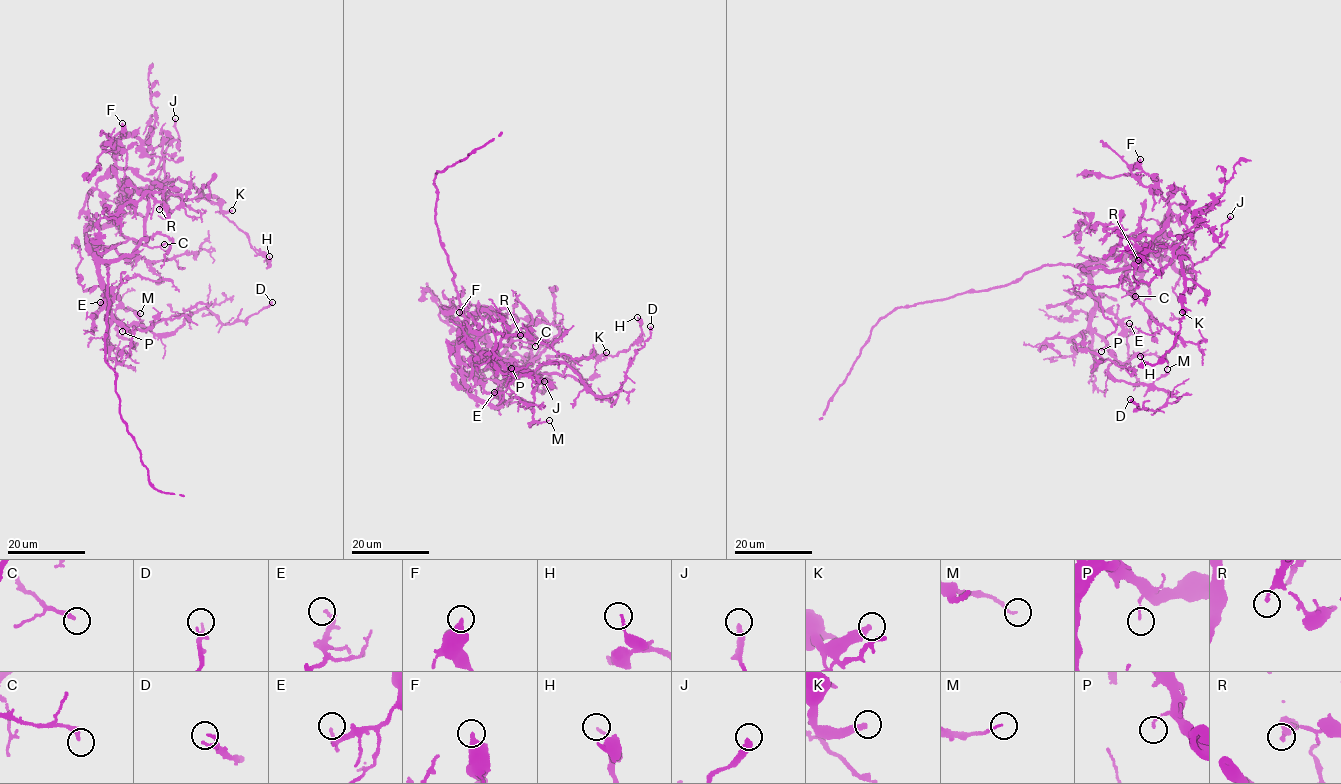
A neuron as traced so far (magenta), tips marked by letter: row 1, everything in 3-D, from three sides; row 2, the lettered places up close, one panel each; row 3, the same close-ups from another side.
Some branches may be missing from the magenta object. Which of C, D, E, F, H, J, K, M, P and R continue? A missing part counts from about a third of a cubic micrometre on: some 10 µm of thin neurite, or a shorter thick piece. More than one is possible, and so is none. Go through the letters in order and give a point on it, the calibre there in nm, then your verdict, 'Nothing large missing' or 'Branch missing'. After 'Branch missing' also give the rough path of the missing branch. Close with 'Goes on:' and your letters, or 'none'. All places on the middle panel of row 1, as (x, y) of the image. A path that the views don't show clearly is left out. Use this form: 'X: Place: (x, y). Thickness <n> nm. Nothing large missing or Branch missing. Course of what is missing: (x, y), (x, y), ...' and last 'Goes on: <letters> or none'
C: Place: (535, 346). Thickness 260 nm. Nothing large missing
D: Place: (650, 326). Thickness 140 nm. Nothing large missing
E: Place: (494, 392). Thickness 170 nm. Nothing large missing
F: Place: (459, 312). Thickness 440 nm. Nothing large missing
H: Place: (637, 317). Thickness 130 nm. Nothing large missing
J: Place: (544, 381). Thickness 320 nm. Nothing large missing
K: Place: (606, 352). Thickness 340 nm. Nothing large missing
M: Place: (549, 420). Thickness 130 nm. Nothing large missing
P: Place: (511, 368). Thickness 110 nm. Nothing large missing
R: Place: (520, 335). Thickness 180 nm. Nothing large missing
Goes on: none

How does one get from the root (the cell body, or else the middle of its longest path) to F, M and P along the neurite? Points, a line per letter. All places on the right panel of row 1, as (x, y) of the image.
F: (1082, 263), (1086, 271), (1130, 266), (1145, 259), (1161, 232), (1169, 202), (1140, 159)
M: (1082, 263), (1094, 300), (1091, 328), (1118, 361), (1155, 353), (1167, 362), (1167, 369)
P: (1082, 263), (1087, 268), (1088, 293), (1094, 300), (1091, 329), (1104, 341), (1101, 351)

